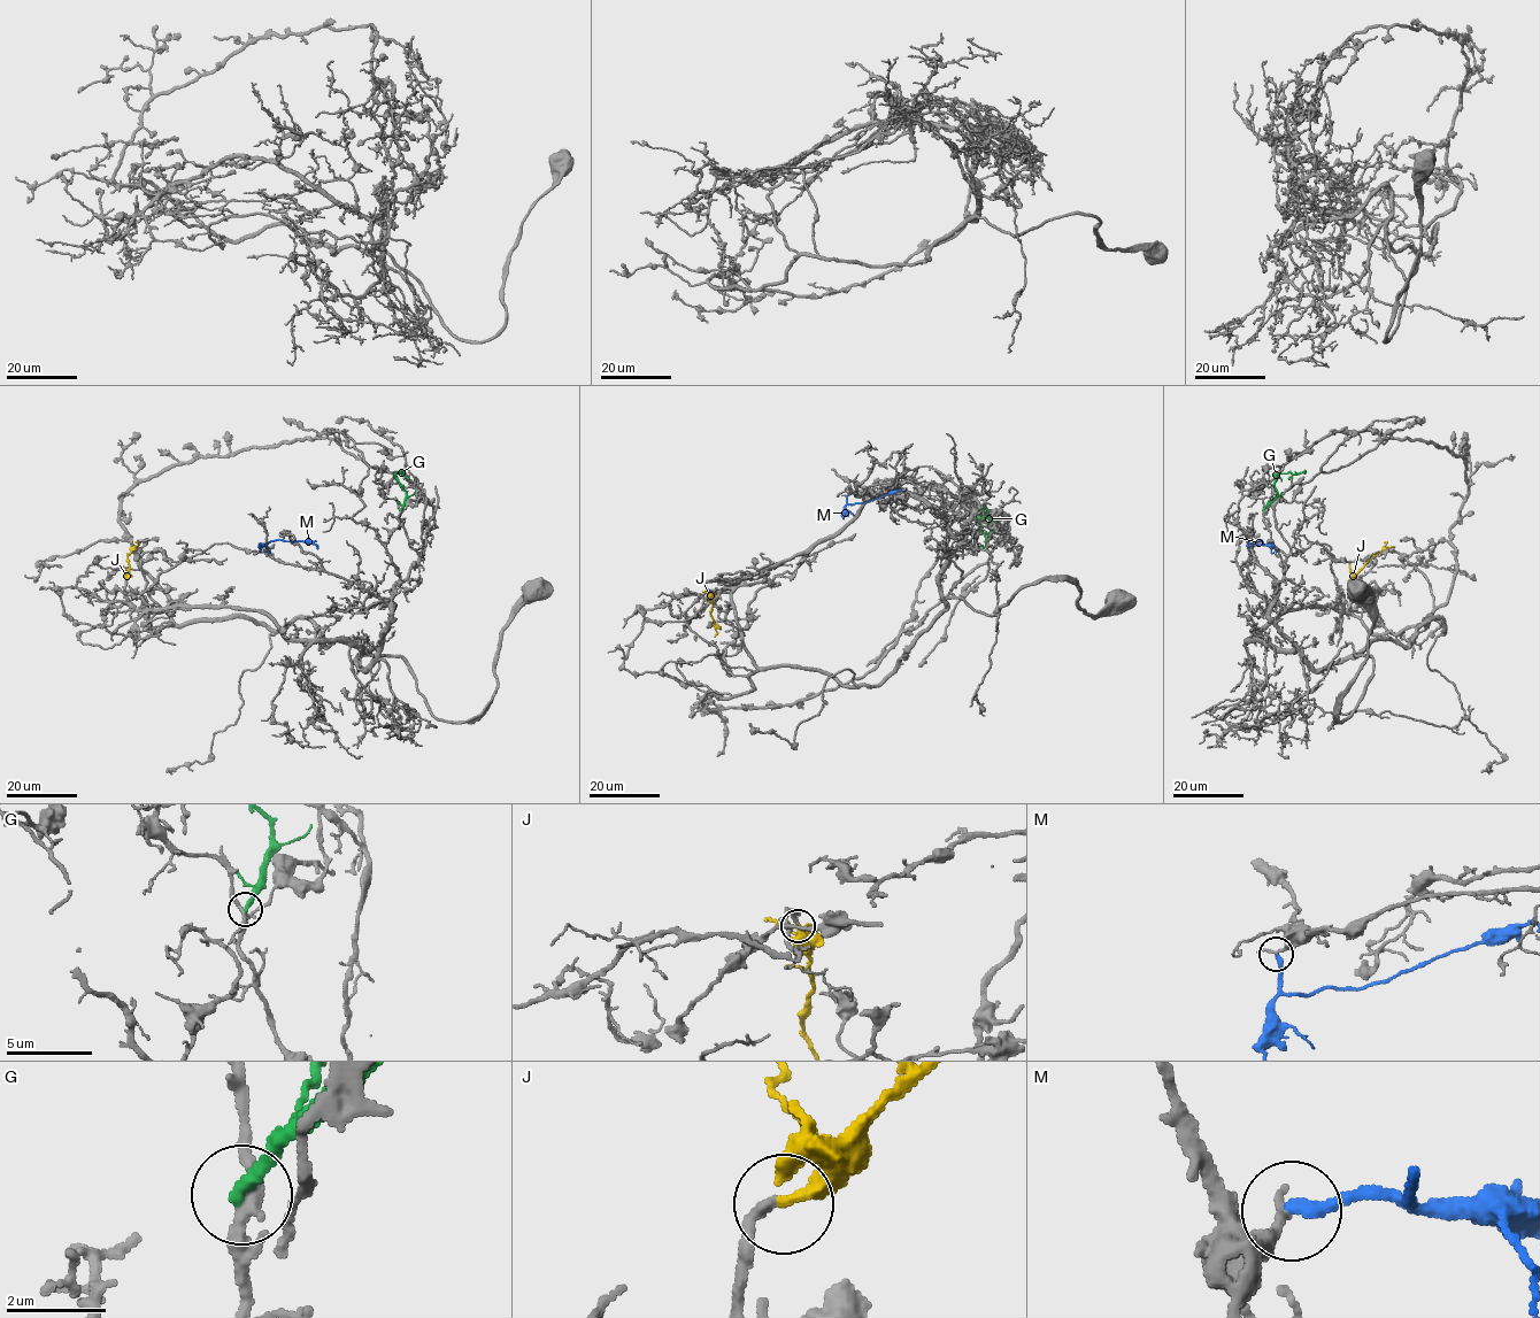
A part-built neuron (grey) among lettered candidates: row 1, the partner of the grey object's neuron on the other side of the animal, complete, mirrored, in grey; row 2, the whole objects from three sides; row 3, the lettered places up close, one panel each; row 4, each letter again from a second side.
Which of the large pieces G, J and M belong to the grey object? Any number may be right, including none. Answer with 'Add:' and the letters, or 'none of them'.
Add: J

